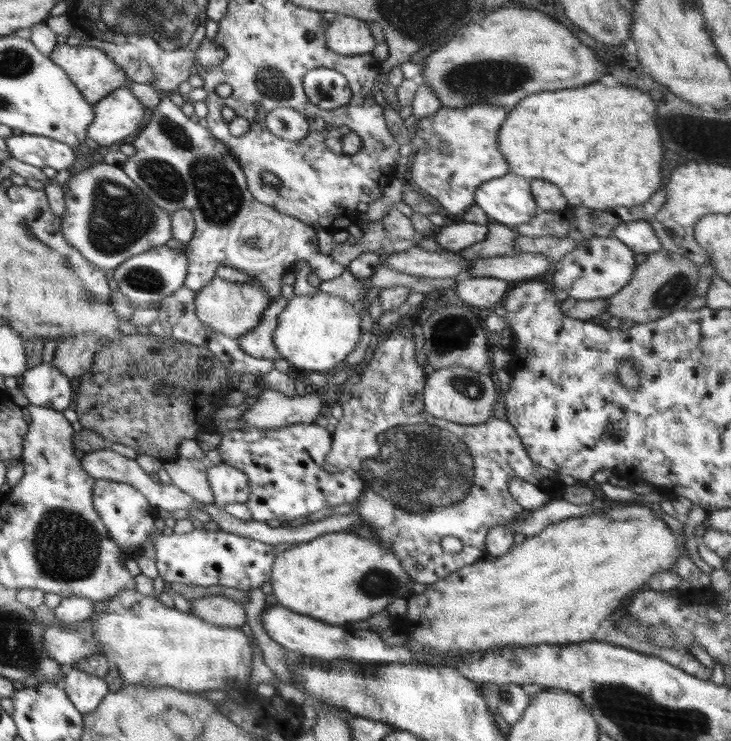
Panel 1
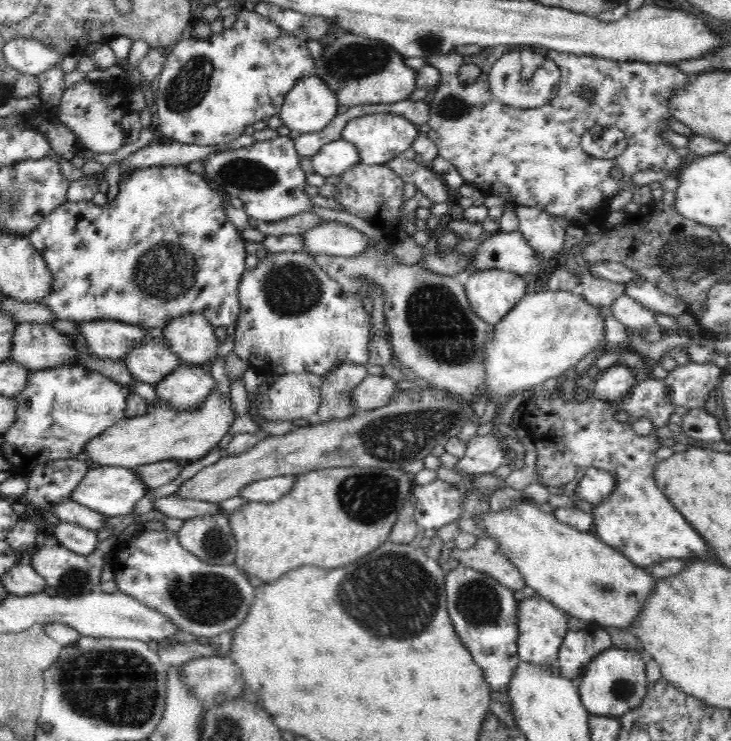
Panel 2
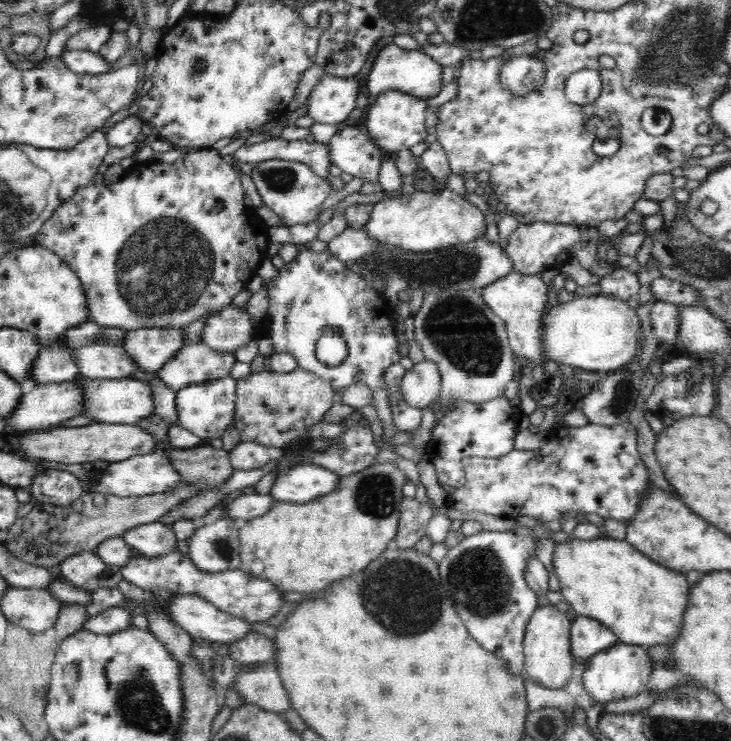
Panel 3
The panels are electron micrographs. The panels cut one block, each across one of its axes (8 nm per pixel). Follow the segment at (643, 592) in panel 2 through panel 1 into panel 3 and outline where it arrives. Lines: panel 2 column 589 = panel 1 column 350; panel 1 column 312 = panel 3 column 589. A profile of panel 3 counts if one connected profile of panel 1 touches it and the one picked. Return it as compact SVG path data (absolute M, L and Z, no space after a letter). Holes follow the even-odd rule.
M600 536L590 540L582 540L576 537L571 537L567 542L555 543L552 559L552 568L554 568L554 574L560 582L560 594L556 597L561 597L566 602L572 605L572 608L578 613L579 616L584 616L590 619L598 620L602 625L607 627L610 631L614 632L614 635L618 636L618 639L622 643L642 645L644 647L654 645L666 645L670 646L678 636L678 630L682 626L682 616L686 614L686 606L688 606L688 597L690 597L690 586L686 581L684 574L672 569L666 568L661 564L654 562L651 558L648 558L643 552L640 552L632 544L625 540L618 539L606 539Z

